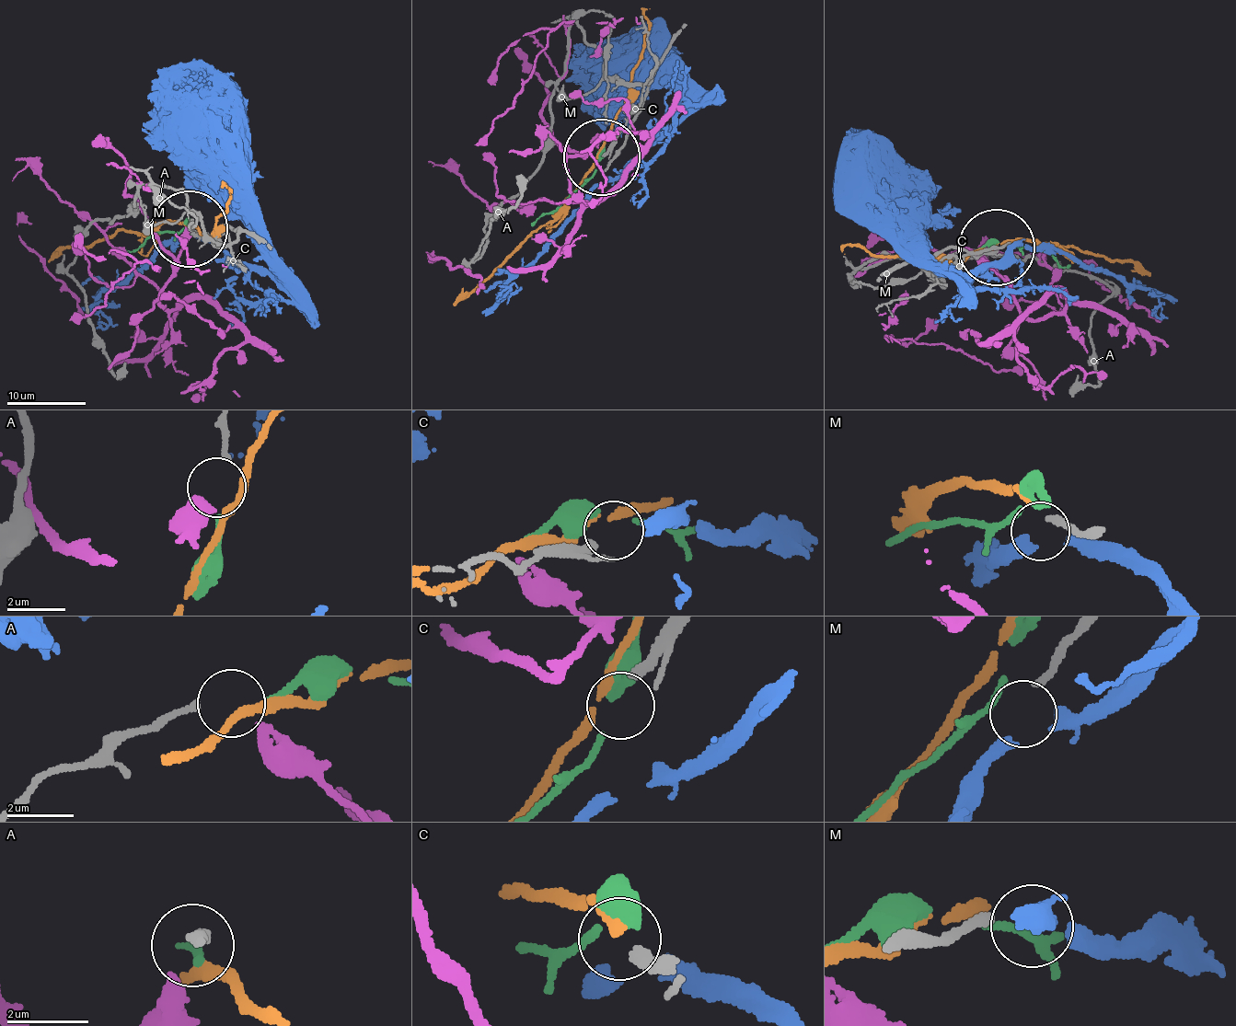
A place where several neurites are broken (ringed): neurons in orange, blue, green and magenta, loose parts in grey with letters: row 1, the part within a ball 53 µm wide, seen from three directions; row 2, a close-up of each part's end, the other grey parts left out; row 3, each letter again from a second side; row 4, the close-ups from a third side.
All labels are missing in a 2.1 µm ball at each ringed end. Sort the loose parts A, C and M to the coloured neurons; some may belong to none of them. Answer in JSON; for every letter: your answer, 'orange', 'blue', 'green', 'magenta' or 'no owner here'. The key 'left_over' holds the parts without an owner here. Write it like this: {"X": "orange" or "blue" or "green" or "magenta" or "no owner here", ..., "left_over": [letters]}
{"A": "green", "C": "no owner here", "M": "no owner here", "left_over": ["C", "M"]}

